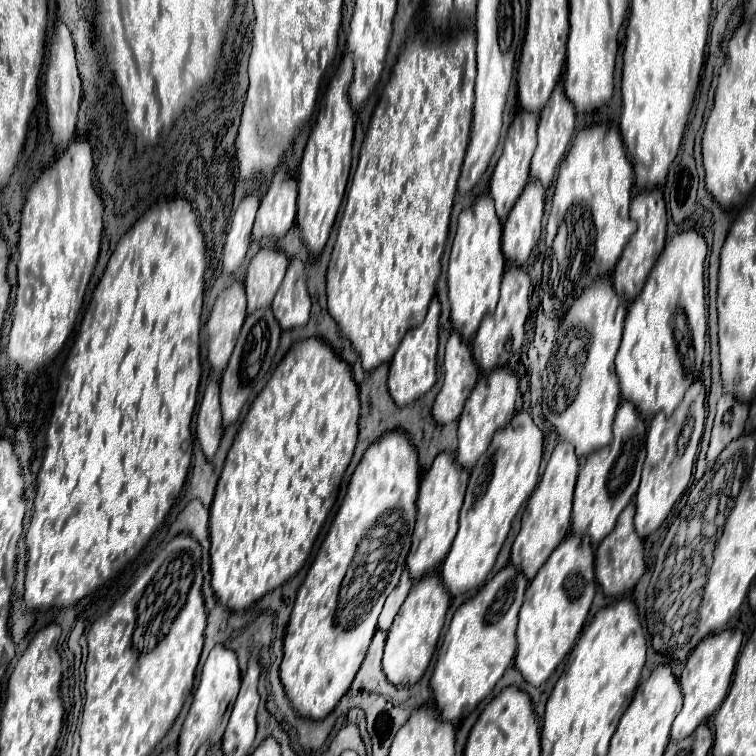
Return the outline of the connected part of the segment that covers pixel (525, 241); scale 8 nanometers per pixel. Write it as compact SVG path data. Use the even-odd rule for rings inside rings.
M529 179L503 225L501 247L507 261L523 265L529 259L531 249L537 245L541 235L543 203L545 187L539 181Z

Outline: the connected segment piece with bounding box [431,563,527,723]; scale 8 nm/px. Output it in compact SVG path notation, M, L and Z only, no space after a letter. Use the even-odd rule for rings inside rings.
M511 563L493 575L475 597L467 599L453 615L445 645L439 651L431 689L441 717L451 723L459 723L469 715L481 699L485 699L493 685L501 679L503 671L515 657L515 627L517 613L523 603L527 577Z

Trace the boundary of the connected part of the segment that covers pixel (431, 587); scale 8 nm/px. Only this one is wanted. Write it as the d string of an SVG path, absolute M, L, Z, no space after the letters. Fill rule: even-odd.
M433 573L433 577L425 577L425 581L413 585L385 641L383 673L393 685L413 685L423 677L437 647L437 639L445 623L447 607L449 607L449 591L445 589L439 573Z

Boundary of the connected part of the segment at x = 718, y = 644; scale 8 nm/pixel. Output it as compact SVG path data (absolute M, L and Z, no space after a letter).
M725 629L721 633L713 633L705 639L701 639L697 643L697 647L691 651L691 655L685 663L685 669L681 673L681 679L679 679L685 701L683 701L683 709L681 709L679 717L673 721L673 727L671 727L673 739L689 737L689 733L693 733L699 723L703 723L713 711L719 709L719 705L723 703L723 699L729 691L731 675L735 671L735 663L737 663L741 645L743 645L743 633L739 629Z

